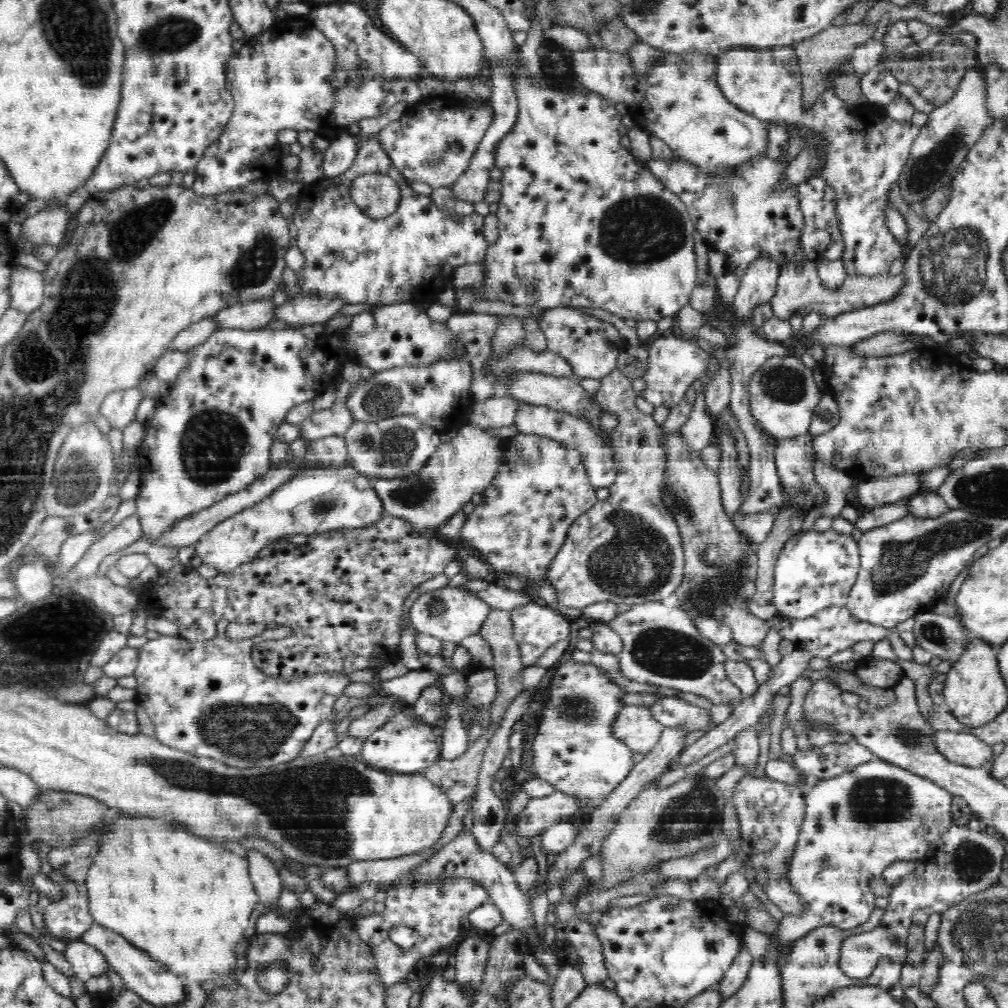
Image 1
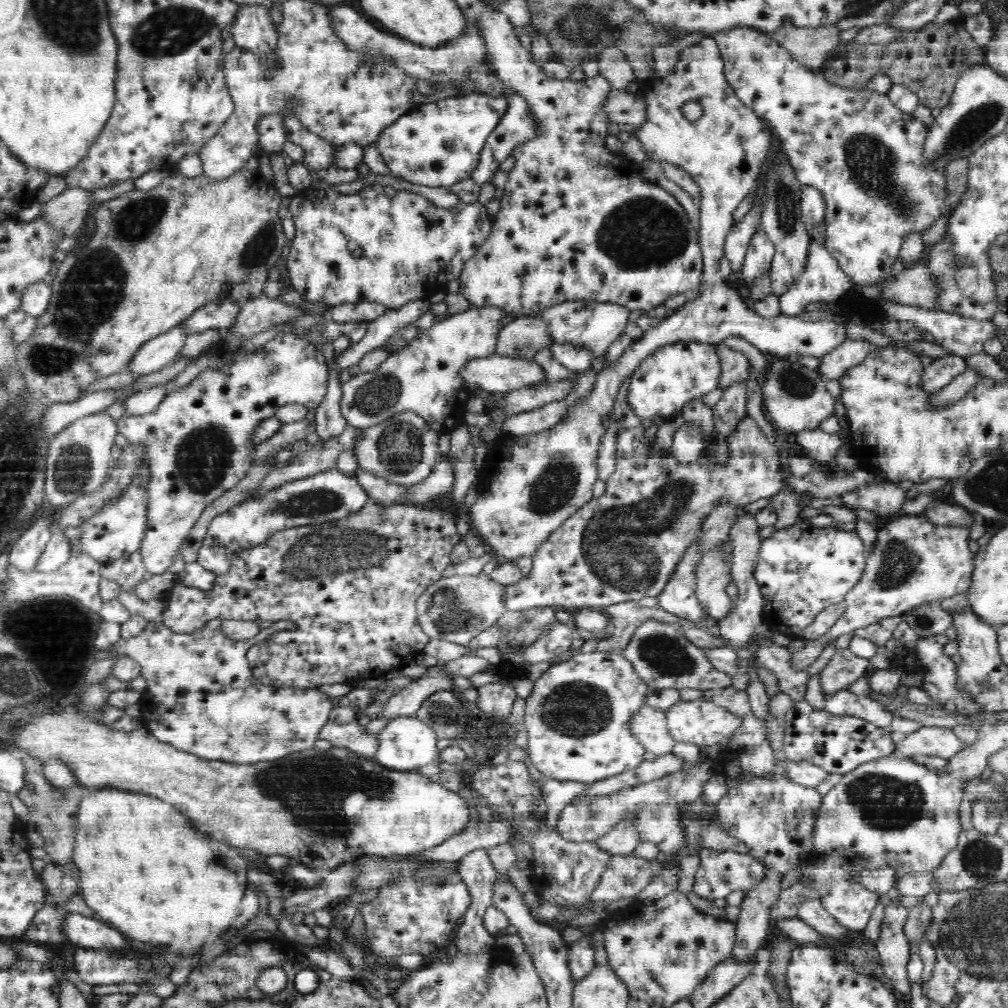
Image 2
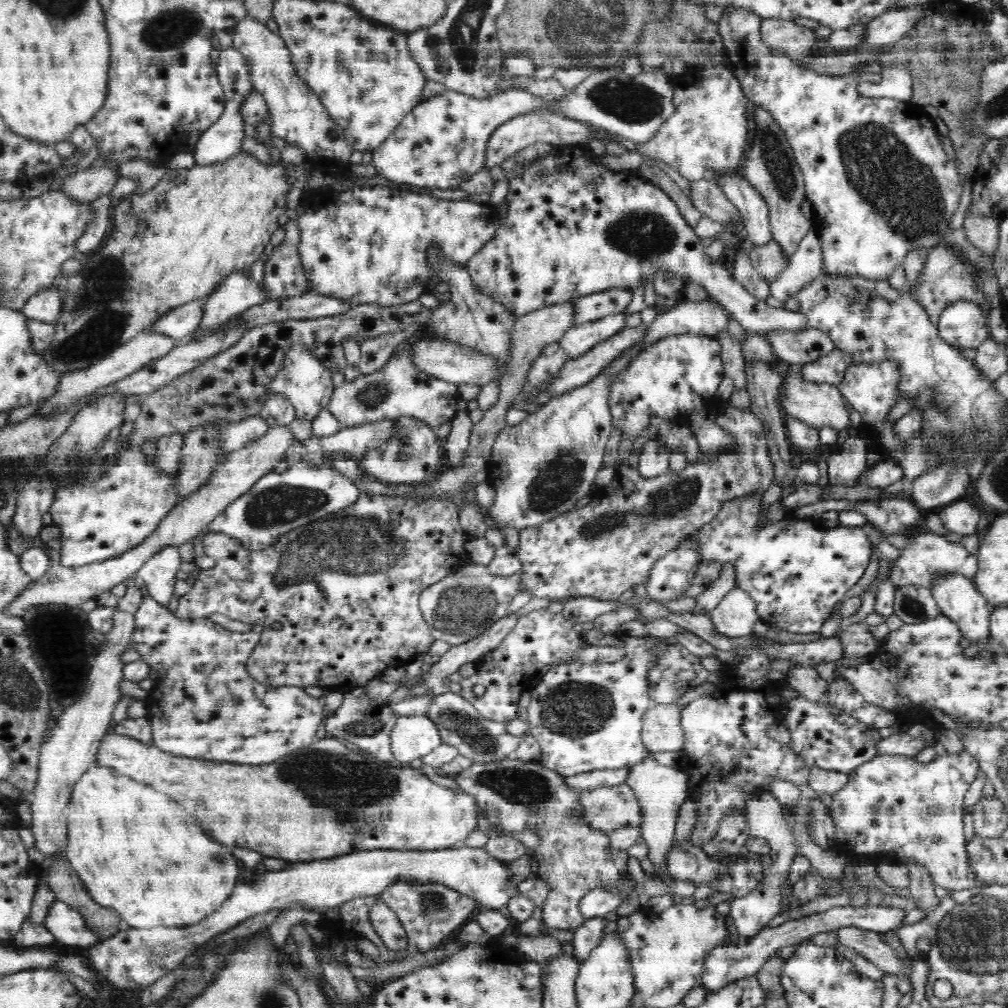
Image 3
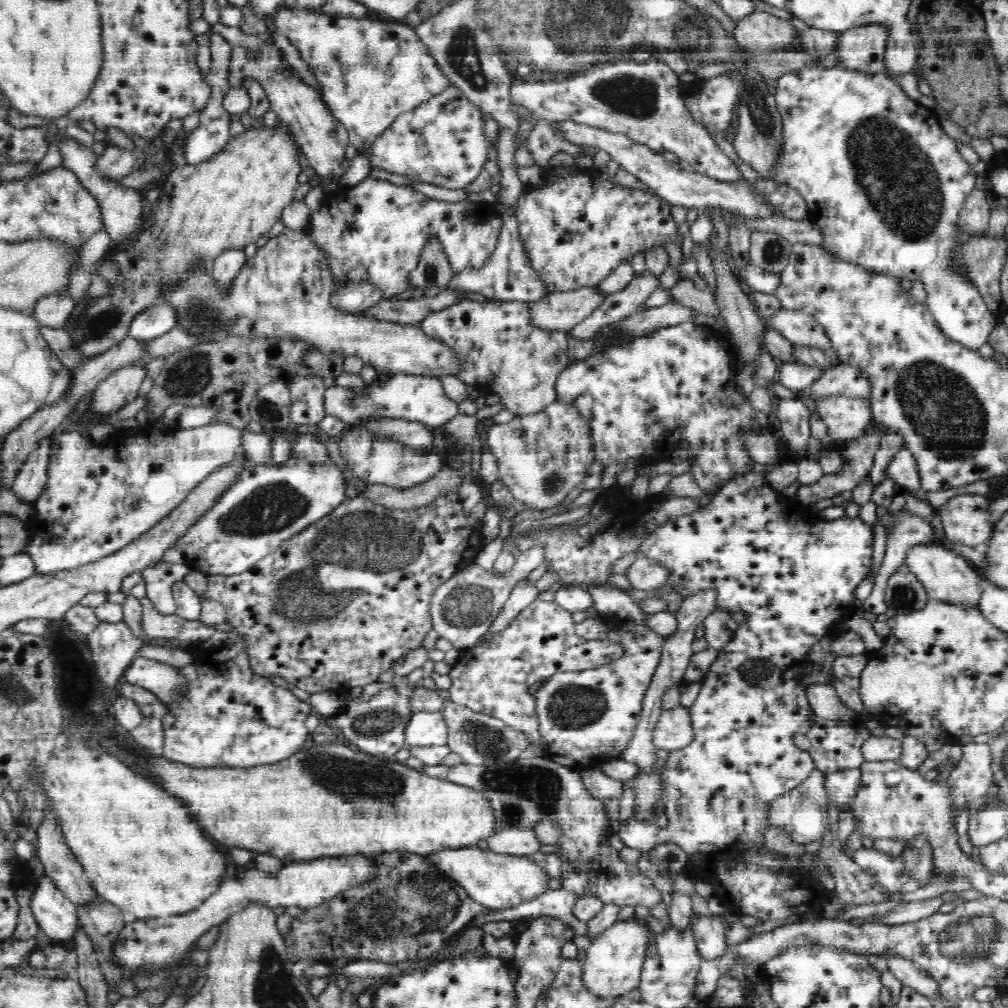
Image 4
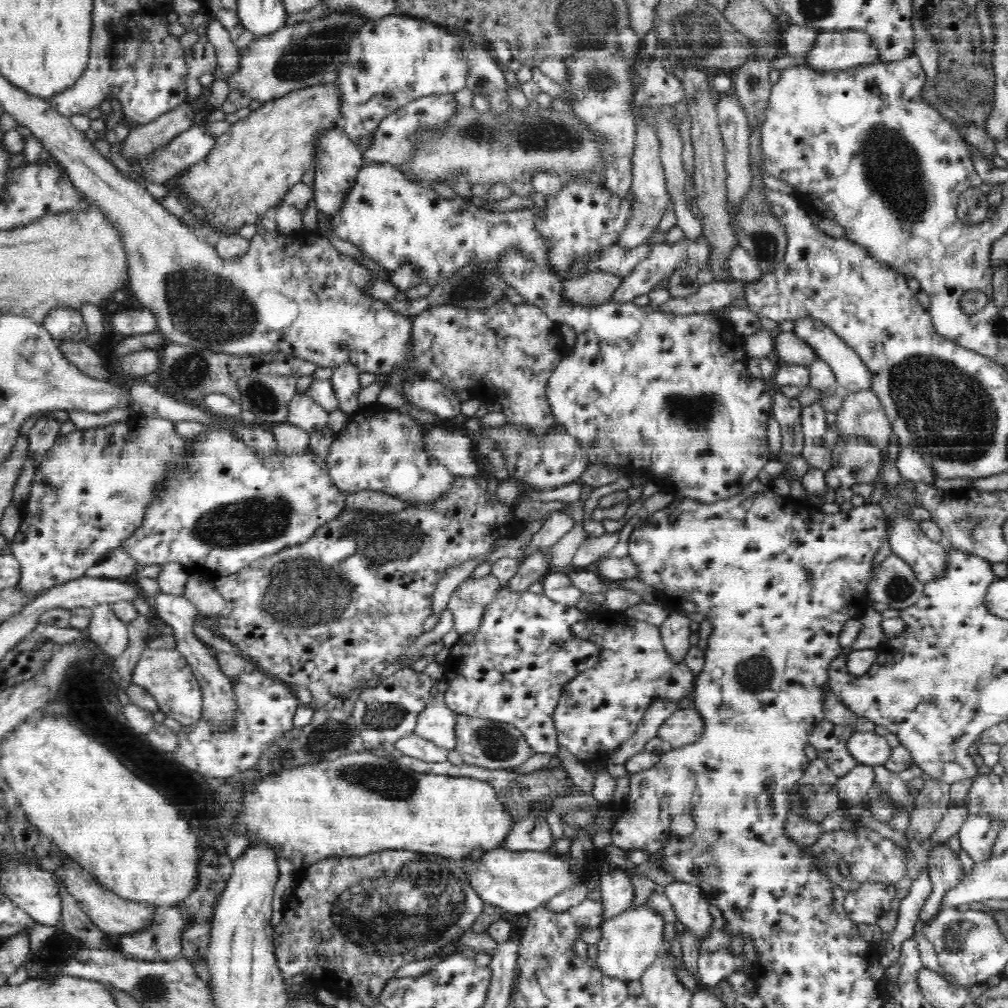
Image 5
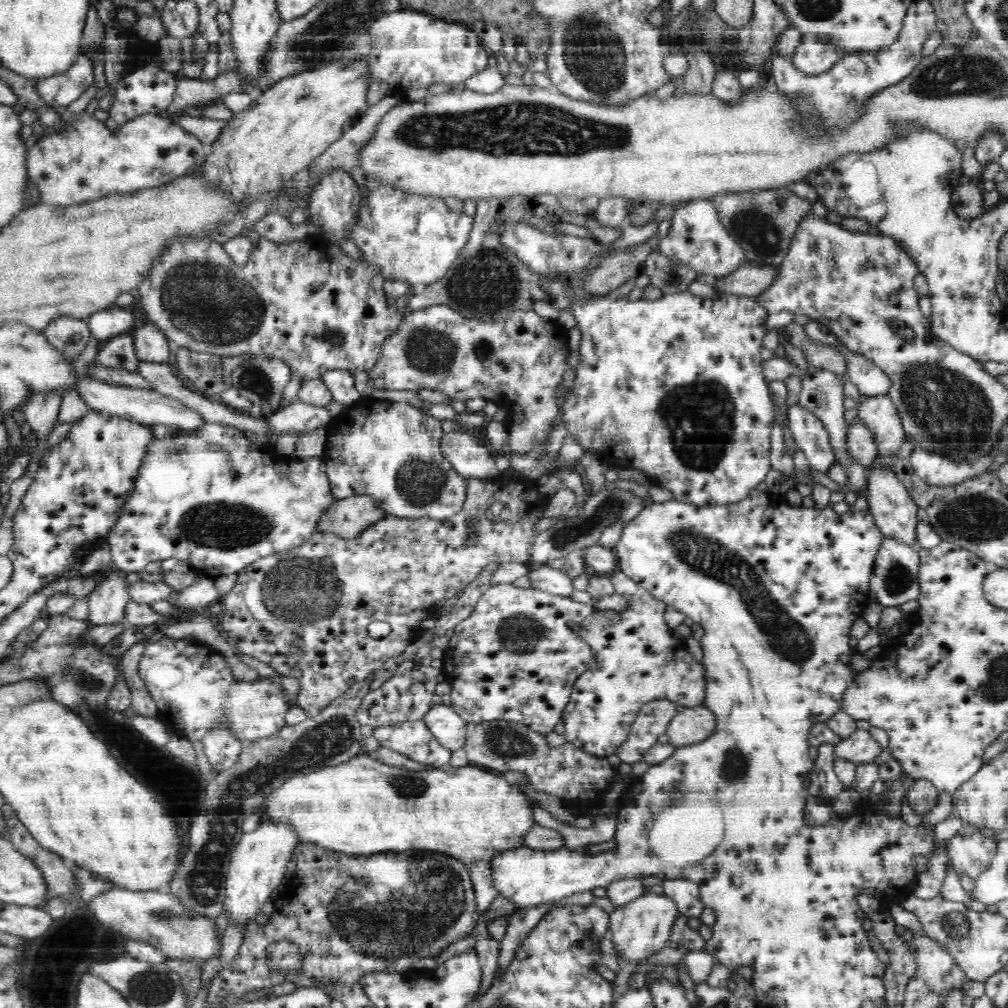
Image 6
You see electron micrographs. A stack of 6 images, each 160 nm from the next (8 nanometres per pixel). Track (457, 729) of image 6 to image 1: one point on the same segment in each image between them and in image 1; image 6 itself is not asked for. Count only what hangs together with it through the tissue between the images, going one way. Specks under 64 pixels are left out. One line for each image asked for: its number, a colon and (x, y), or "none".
1: (405, 744)
2: (406, 743)
3: (413, 737)
4: (424, 729)
5: (436, 723)

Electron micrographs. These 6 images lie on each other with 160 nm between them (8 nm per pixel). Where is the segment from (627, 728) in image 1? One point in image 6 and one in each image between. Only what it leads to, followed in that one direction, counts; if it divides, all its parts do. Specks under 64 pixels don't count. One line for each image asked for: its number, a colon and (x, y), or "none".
2: (648, 725)
3: (661, 732)
4: (672, 731)
5: (684, 727)
6: (693, 725)

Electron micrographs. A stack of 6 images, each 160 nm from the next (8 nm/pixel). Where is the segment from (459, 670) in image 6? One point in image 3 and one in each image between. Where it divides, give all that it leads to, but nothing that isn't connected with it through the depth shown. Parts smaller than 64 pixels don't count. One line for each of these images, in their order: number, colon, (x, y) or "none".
3: (540, 638)
4: (497, 677)
5: (511, 668)

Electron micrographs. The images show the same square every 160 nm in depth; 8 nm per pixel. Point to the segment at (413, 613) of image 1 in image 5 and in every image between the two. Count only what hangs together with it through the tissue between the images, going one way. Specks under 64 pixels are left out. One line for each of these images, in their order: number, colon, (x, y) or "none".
2: (456, 609)
3: (464, 604)
4: (462, 607)
5: (466, 602)

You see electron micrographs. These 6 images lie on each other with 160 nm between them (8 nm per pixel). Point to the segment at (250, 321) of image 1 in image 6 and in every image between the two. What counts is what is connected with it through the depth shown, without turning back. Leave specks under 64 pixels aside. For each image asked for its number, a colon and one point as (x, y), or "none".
2: (214, 316)
3: (178, 324)
4: (157, 320)
5: (132, 322)
6: (105, 324)

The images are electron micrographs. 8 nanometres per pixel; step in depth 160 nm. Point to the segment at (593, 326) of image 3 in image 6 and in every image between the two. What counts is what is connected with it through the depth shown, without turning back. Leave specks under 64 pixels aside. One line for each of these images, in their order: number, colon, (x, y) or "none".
4: (616, 307)
5: (664, 259)
6: (697, 238)

